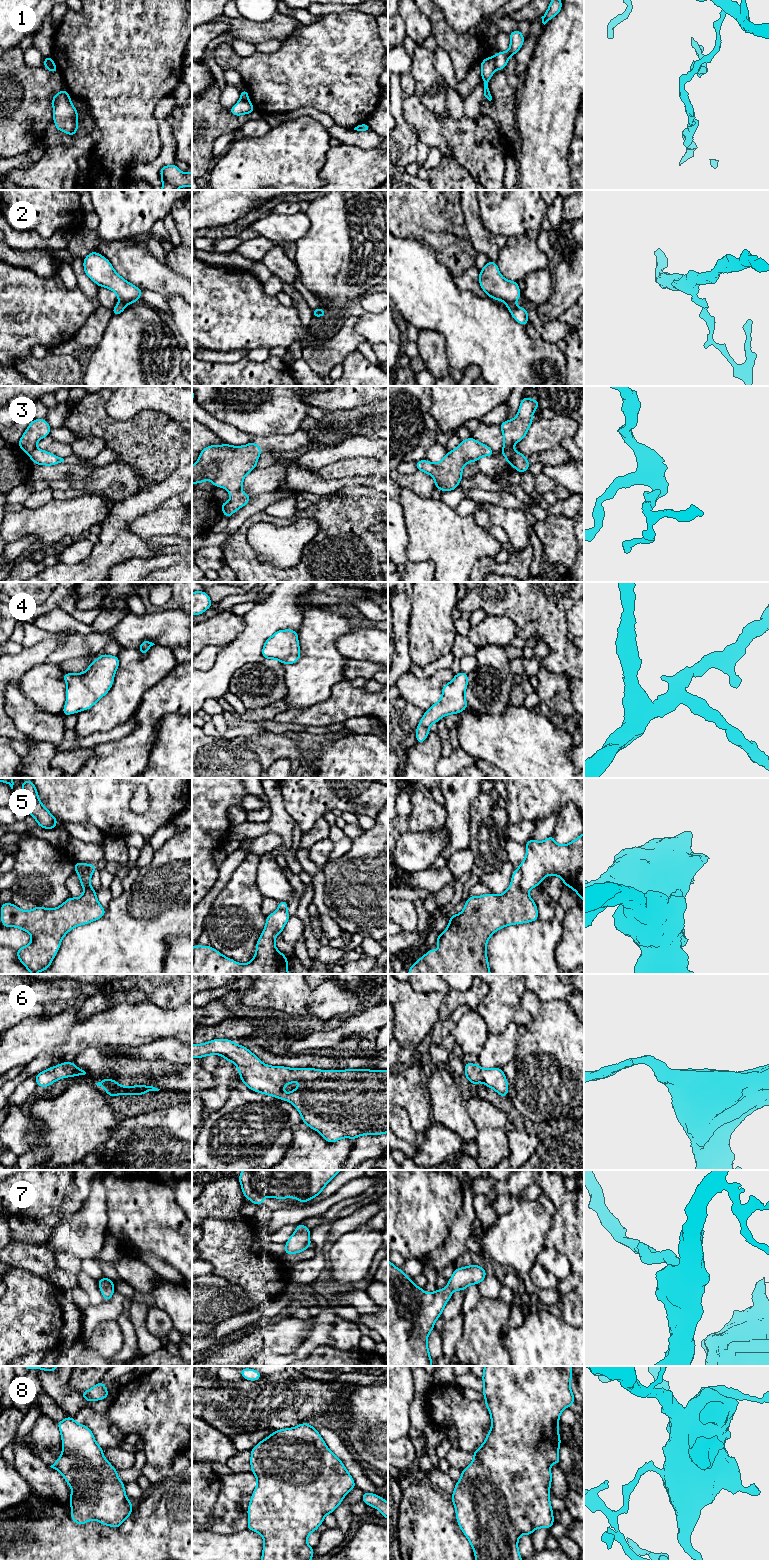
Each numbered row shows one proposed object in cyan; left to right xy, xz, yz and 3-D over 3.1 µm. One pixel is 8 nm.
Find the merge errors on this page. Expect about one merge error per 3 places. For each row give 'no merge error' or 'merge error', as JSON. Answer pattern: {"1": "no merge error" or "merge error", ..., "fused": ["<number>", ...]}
{"1": "merge error", "2": "merge error", "3": "merge error", "4": "no merge error", "5": "merge error", "6": "no merge error", "7": "no merge error", "8": "no merge error", "fused": ["1", "2", "3", "5"]}

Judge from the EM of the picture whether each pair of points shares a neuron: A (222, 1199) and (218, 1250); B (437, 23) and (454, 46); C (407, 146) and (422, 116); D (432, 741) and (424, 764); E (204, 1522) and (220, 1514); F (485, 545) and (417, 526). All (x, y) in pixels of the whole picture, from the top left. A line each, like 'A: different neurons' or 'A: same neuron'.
A: different neurons
B: same neuron
C: different neurons
D: same neuron
E: different neurons
F: same neuron

